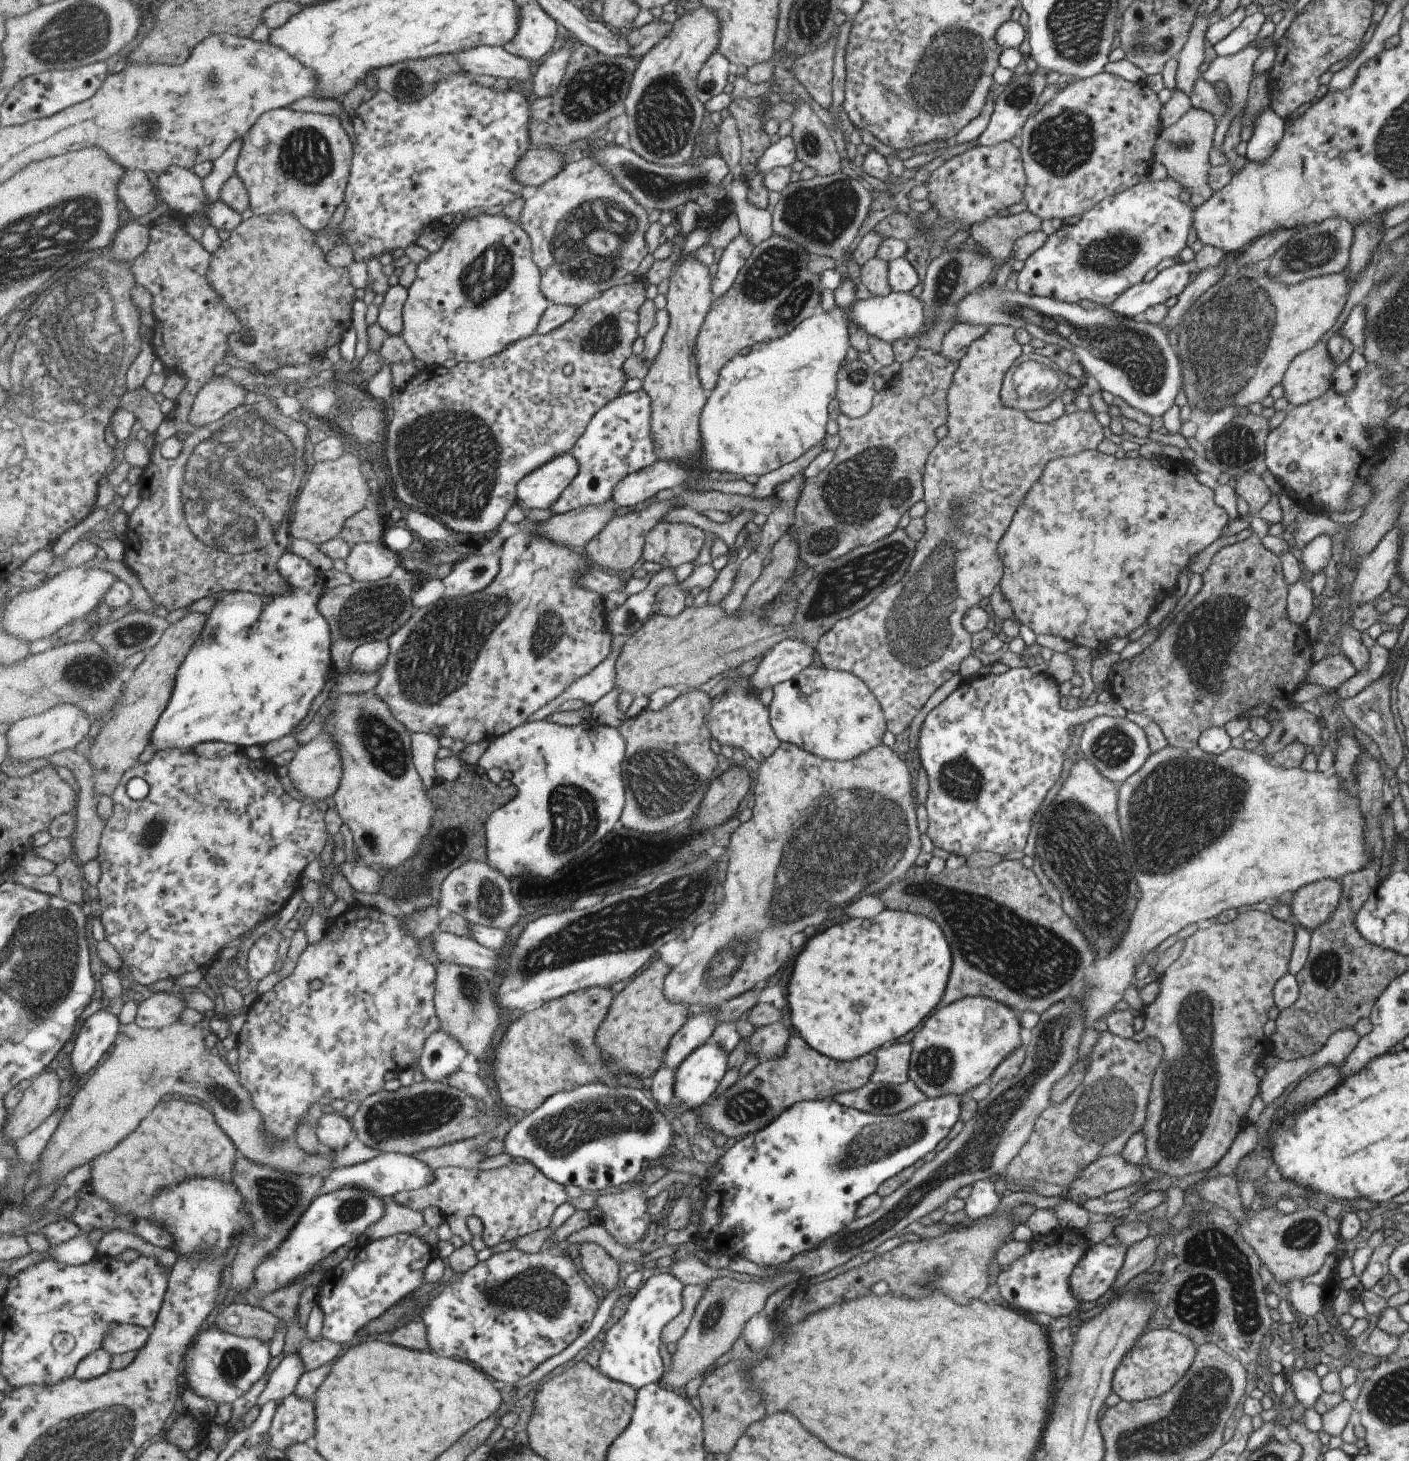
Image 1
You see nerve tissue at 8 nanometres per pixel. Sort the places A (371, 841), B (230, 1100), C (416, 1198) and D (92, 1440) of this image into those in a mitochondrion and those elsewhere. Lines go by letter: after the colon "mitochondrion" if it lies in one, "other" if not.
A: mitochondrion
B: mitochondrion
C: other
D: mitochondrion

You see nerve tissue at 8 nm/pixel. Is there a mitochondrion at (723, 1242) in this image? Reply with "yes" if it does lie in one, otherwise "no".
no

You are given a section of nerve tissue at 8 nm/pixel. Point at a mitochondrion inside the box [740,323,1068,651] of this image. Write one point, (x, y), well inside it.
(861, 491)

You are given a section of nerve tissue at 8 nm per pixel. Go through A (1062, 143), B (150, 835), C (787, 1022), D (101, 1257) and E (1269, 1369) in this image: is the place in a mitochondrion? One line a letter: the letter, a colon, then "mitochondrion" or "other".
A: mitochondrion
B: mitochondrion
C: other
D: other
E: other

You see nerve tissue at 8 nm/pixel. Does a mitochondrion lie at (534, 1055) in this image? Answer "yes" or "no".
no

